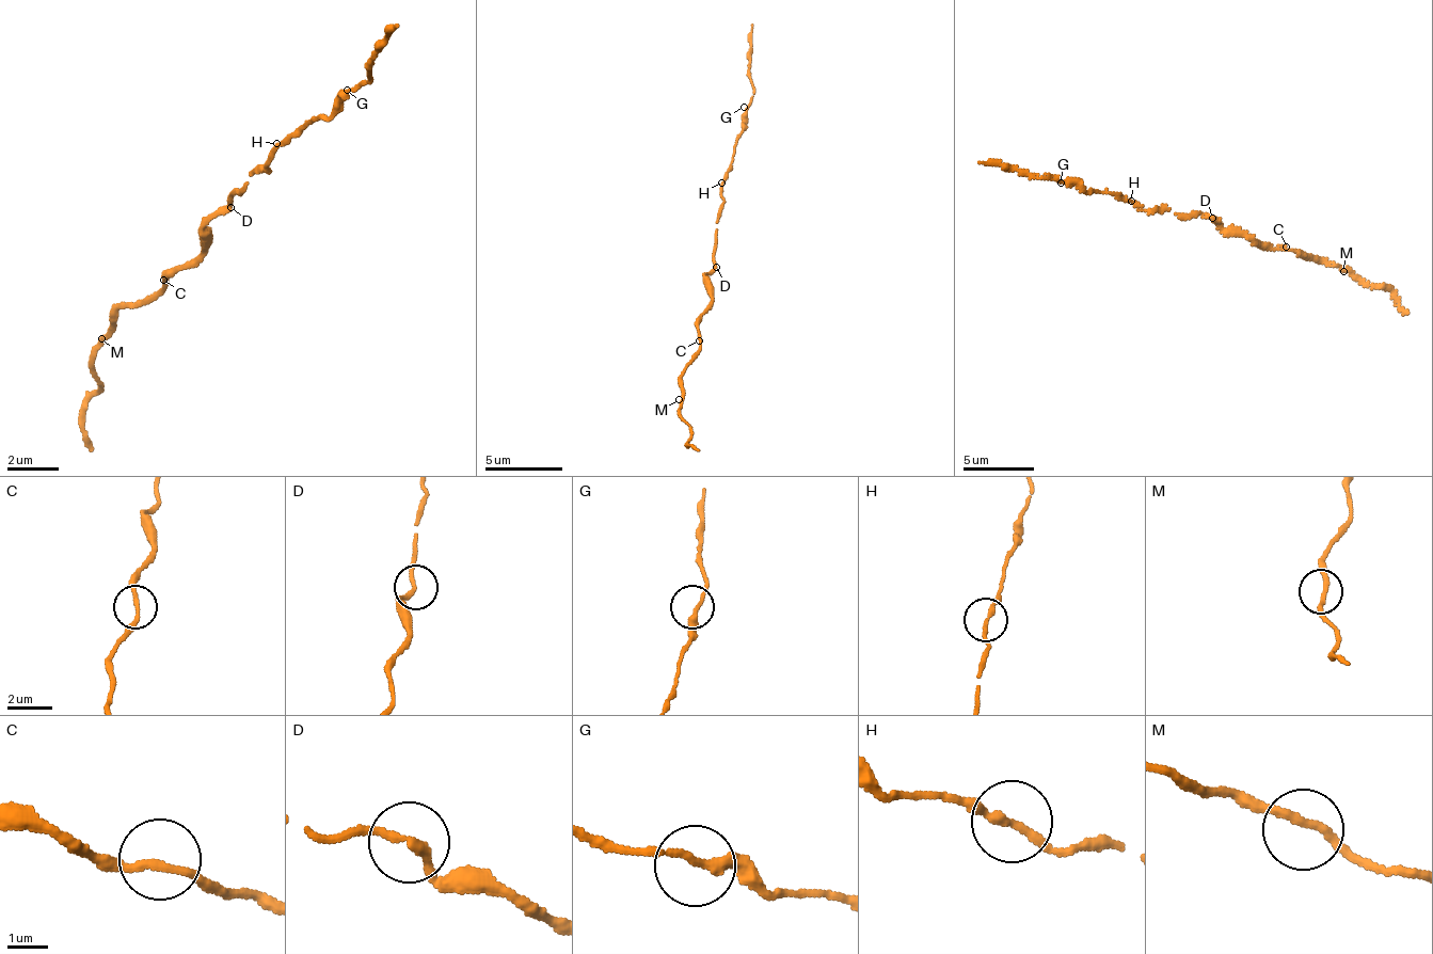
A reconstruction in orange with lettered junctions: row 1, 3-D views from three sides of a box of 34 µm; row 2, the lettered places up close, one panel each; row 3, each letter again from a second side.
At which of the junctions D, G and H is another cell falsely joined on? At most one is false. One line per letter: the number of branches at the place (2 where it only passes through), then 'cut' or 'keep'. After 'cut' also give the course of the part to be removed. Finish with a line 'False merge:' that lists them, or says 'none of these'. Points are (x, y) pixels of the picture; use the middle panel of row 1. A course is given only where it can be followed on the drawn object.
D: branches 2; keep
G: branches 2; keep
H: branches 2; keep
False merge: none of these

